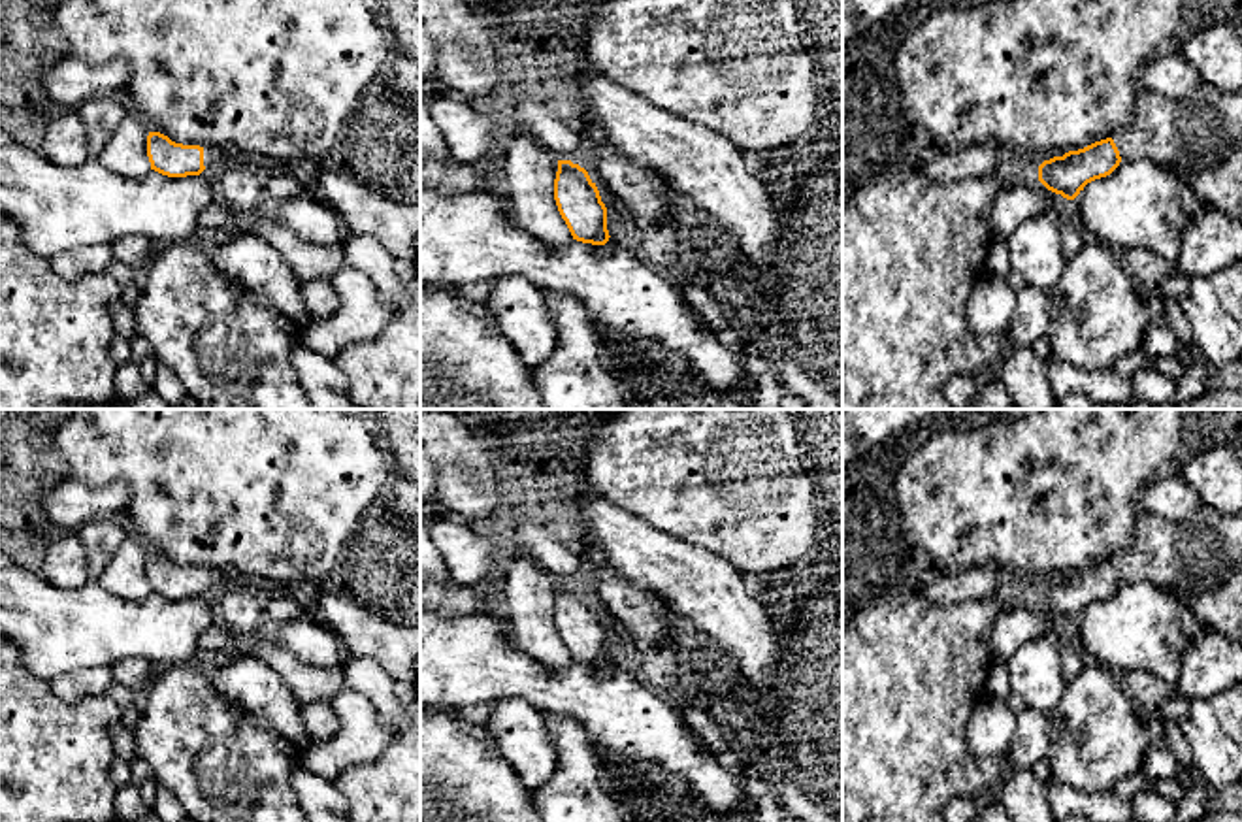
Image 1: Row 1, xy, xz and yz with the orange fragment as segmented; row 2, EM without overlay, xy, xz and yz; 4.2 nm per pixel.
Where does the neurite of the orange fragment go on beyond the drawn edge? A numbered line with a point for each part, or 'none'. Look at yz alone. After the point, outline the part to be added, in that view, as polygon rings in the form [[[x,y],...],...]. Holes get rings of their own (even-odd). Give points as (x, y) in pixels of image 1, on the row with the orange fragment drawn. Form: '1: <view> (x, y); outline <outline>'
1: yz (1197, 131); outline [[[1201,83],[1180,98],[1144,89],[1133,121],[1112,136],[1121,160],[1148,158],[1167,170],[1208,170],[1242,140],[1242,89]]]

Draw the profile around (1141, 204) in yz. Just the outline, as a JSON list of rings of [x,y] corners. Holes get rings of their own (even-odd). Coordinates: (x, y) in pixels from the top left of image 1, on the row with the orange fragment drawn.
[[[1148,158],[1121,160],[1110,175],[1087,183],[1072,202],[1089,239],[1116,253],[1146,249],[1172,264],[1187,224],[1206,206],[1184,179]]]

